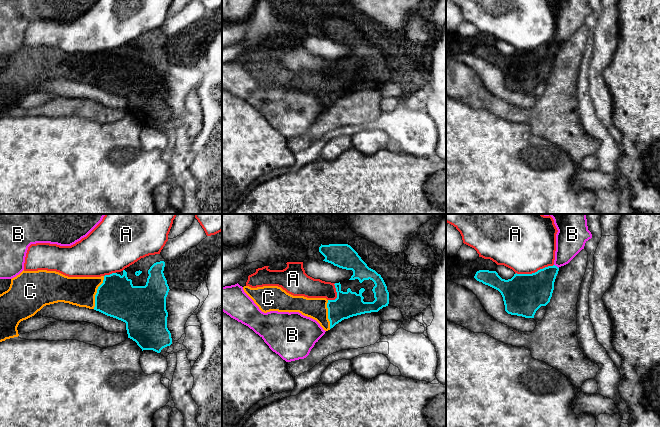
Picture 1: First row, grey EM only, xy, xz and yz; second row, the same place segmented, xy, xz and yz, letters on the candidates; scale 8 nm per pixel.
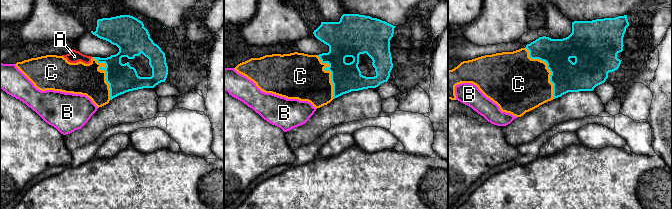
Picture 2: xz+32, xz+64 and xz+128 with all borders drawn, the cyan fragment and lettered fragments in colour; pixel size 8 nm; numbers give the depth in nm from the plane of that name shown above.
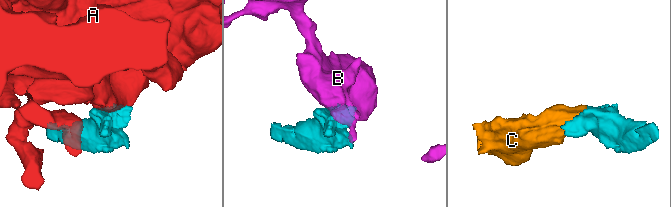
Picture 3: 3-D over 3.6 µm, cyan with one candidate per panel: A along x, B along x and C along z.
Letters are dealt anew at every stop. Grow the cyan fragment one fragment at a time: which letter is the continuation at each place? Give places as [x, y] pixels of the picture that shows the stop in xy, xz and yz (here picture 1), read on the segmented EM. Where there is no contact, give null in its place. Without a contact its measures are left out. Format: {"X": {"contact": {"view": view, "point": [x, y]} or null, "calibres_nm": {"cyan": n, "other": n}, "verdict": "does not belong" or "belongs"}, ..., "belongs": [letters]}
{"A": {"contact": {"view": "yz", "point": [535, 272]}, "calibres_nm": {"cyan": 320, "other": 480}, "verdict": "does not belong"}, "B": {"contact": {"view": "yz", "point": [556, 266]}, "calibres_nm": {"cyan": 260, "other": 240}, "verdict": "does not belong"}, "C": {"contact": {"view": "xy", "point": [97, 292]}, "calibres_nm": {"cyan": 320, "other": 240}, "verdict": "belongs"}, "belongs": ["C"]}

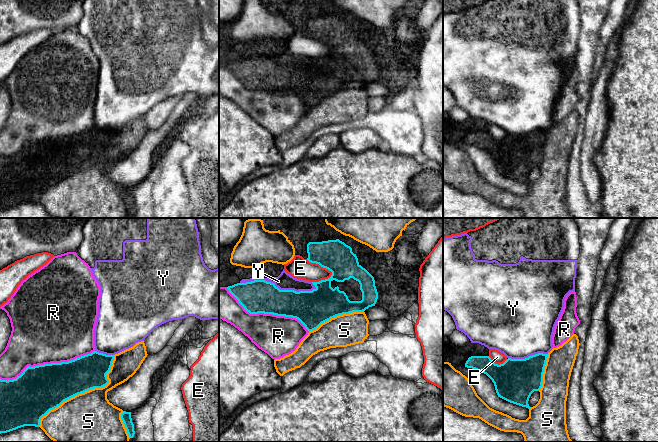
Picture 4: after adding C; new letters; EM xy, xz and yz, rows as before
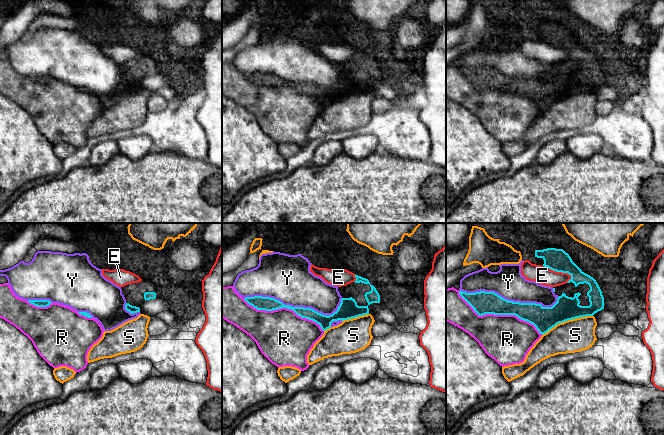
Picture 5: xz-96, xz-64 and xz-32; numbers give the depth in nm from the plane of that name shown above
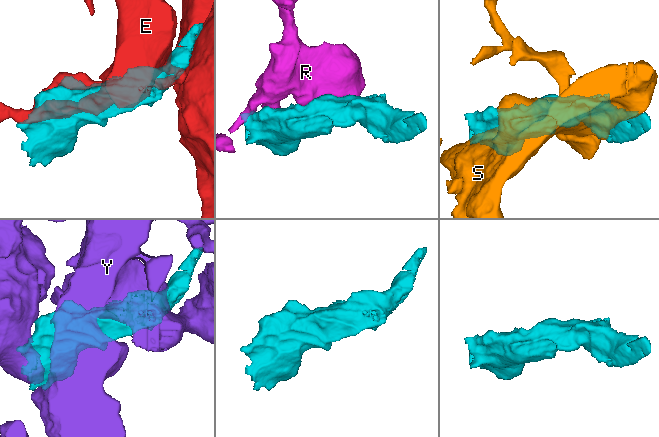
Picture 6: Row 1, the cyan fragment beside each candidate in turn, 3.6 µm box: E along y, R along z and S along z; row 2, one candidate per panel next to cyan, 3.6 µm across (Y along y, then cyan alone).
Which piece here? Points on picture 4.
{"E": {"contact": {"view": "xz", "point": [321, 266]}, "calibres_nm": {"cyan": 260, "other": 170}, "verdict": "does not belong"}, "R": {"contact": {"view": "xy", "point": [47, 364]}, "calibres_nm": {"cyan": 380, "other": 500}, "verdict": "does not belong"}, "S": {"contact": {"view": "xy", "point": [84, 391]}, "calibres_nm": {"cyan": 320, "other": 480}, "verdict": "does not belong"}, "Y": {"contact": {"view": "xz", "point": [277, 287]}, "calibres_nm": {"cyan": 280, "other": 140}, "verdict": "does not belong"}, "belongs": []}

